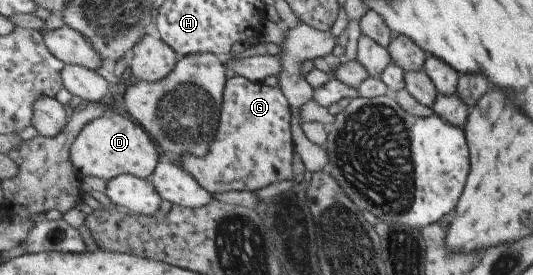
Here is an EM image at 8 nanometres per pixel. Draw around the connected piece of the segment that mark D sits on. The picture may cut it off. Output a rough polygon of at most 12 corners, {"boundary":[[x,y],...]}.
{"boundary":[[132,118],[87,124],[70,149],[79,175],[109,182],[158,169],[157,144]]}

